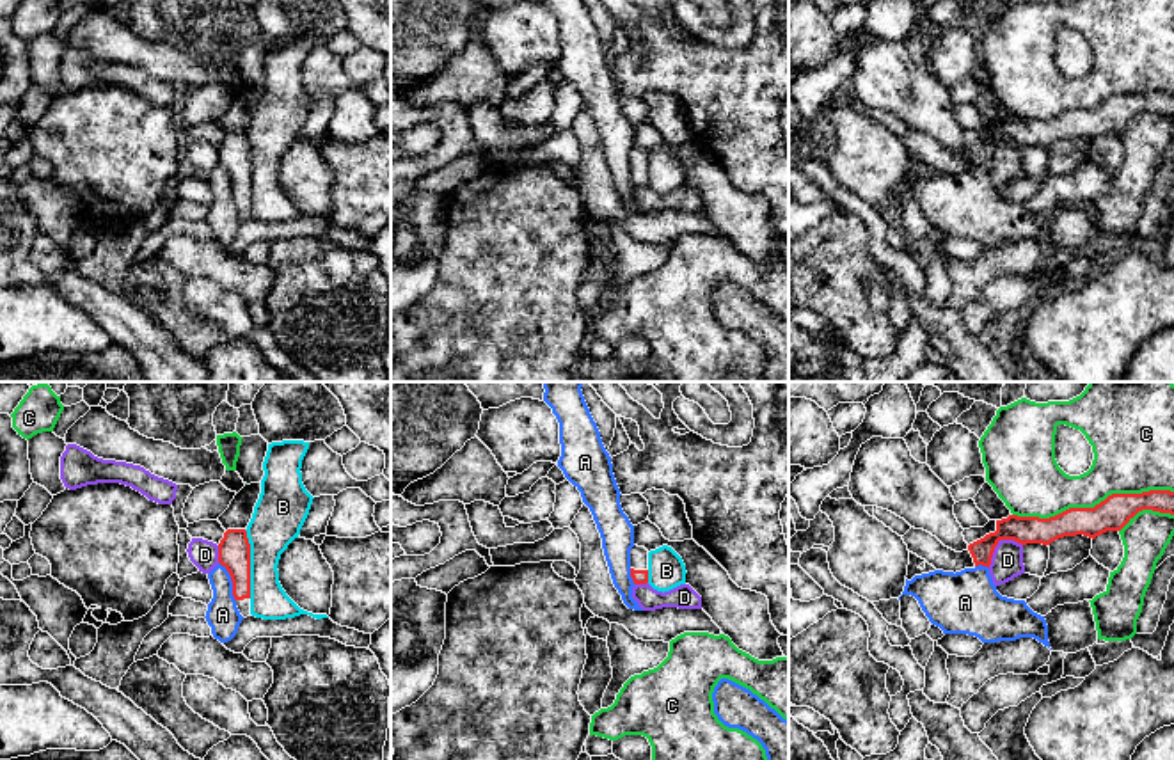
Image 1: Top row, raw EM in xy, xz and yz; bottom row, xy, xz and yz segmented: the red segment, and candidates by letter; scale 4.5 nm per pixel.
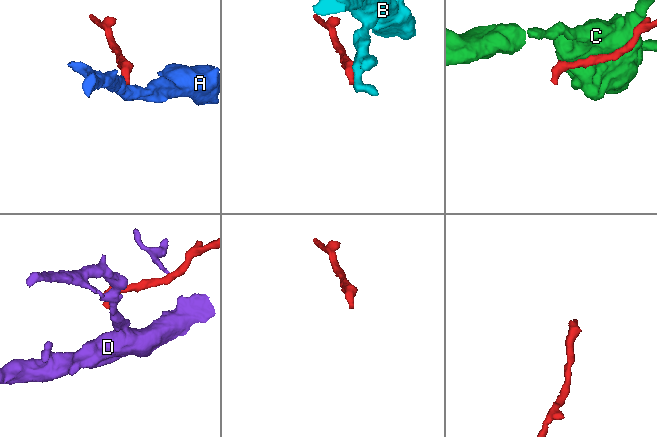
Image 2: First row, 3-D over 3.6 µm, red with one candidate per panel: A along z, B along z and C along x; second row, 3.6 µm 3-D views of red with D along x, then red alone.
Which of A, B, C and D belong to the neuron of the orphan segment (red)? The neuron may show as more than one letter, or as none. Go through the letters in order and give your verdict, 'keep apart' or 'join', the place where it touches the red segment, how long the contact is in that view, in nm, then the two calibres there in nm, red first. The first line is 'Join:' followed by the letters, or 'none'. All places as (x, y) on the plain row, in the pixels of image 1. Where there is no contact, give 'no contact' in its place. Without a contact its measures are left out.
Join: none
A: keep apart; meets red in xy at (231, 182); contact 200 nm long; 140 nm thick on the red side, 150 nm on the other
B: keep apart; meets red in xy at (249, 166); contact 320 nm long; 140 nm thick on the red side, 220 nm on the other
C: keep apart; meets red in yz at (1094, 109); contact 750 nm long; 150 nm thick on the red side, 280 nm on the other
D: keep apart; meets red in yz at (997, 146); contact 190 nm long; 130 nm thick on the red side, 140 nm on the other

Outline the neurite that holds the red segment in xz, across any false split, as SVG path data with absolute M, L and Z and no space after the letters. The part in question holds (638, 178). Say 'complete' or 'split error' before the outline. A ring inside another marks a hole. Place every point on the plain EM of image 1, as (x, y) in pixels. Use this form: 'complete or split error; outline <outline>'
split error; outline M645 149L631 151L631 179L634 186L648 185L648 153Z

